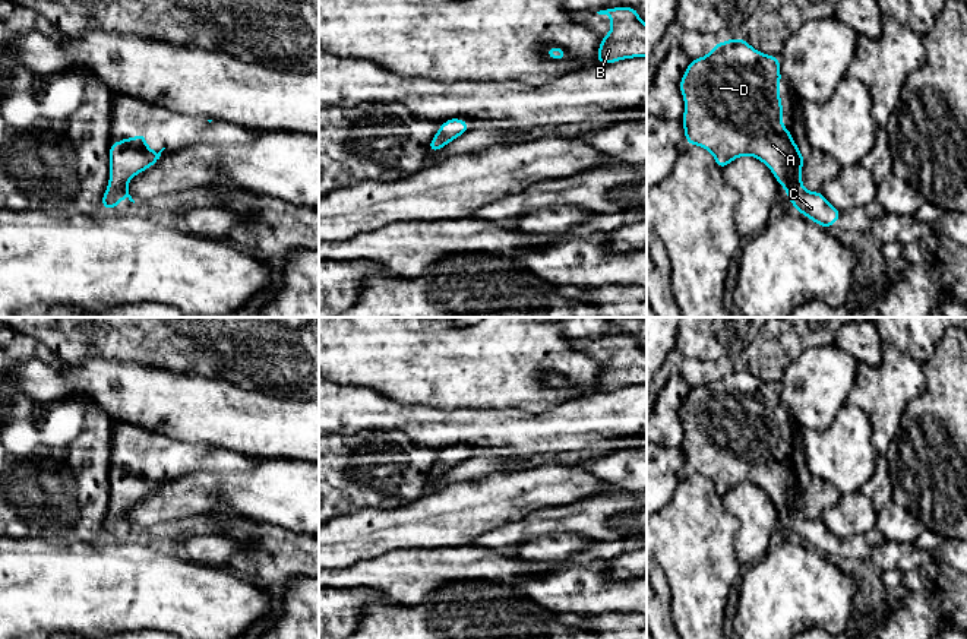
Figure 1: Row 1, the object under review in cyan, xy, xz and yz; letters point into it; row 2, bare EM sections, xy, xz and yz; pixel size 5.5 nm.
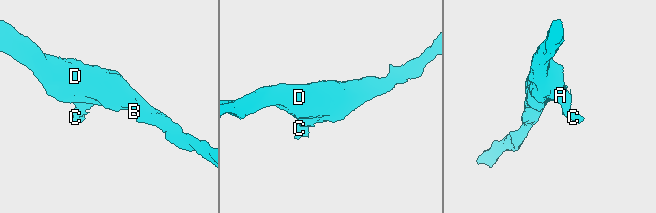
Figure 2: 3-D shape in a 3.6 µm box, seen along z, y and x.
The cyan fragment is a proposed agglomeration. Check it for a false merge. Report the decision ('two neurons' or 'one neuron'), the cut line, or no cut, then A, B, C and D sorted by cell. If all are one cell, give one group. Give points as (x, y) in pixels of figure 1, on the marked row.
one neuron | no cut | A B C D

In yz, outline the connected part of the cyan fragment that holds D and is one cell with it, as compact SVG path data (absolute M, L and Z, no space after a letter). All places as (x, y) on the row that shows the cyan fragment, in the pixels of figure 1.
M742 37L718 42L707 56L691 60L680 79L680 94L685 98L680 121L686 142L710 151L721 170L743 155L762 161L786 189L794 211L829 228L840 219L841 211L829 205L821 192L808 192L802 186L805 156L781 120L780 80L780 58L756 51Z

